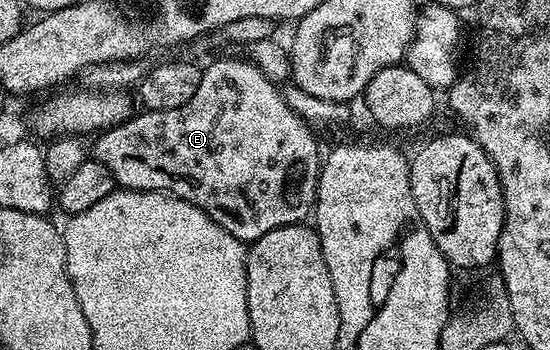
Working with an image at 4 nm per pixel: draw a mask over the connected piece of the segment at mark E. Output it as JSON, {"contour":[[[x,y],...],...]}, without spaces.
{"contour":[[[223,57],[220,61],[215,61],[211,66],[203,69],[201,84],[197,87],[197,92],[193,94],[193,99],[185,103],[185,107],[173,107],[169,111],[153,111],[152,109],[139,111],[112,129],[102,130],[94,138],[96,141],[95,149],[93,145],[93,157],[94,160],[105,163],[105,167],[109,167],[109,175],[113,175],[116,186],[124,189],[140,189],[142,193],[169,193],[172,197],[179,197],[182,201],[193,203],[201,211],[205,211],[205,215],[209,215],[213,223],[225,227],[225,231],[229,231],[229,235],[233,235],[238,241],[250,243],[261,239],[261,235],[277,227],[297,225],[306,222],[312,216],[321,168],[321,152],[319,153],[319,145],[315,142],[313,132],[315,131],[312,126],[291,110],[288,103],[285,103],[282,88],[276,82],[270,81],[257,68],[254,61],[250,59],[242,61],[239,57]]]}

